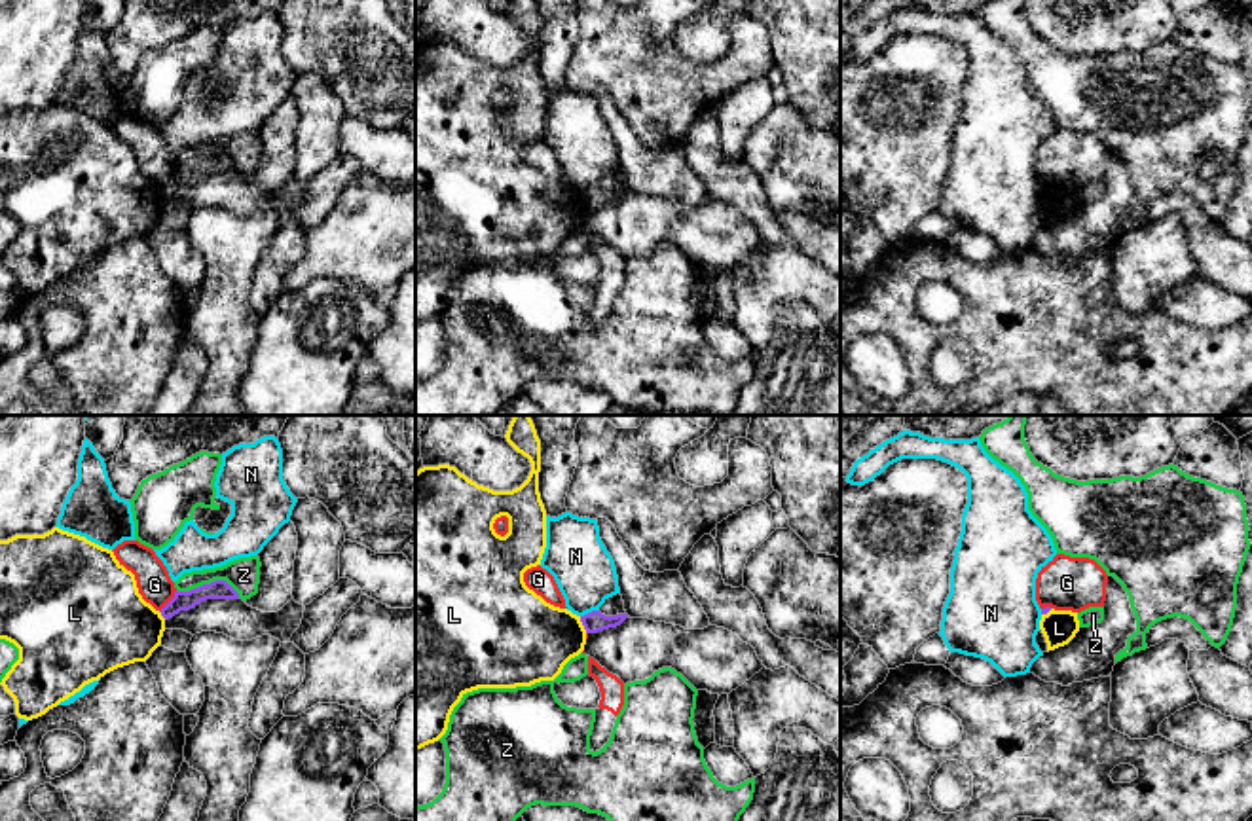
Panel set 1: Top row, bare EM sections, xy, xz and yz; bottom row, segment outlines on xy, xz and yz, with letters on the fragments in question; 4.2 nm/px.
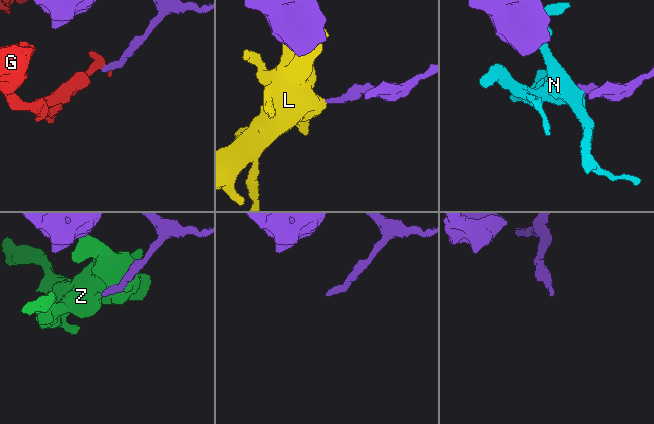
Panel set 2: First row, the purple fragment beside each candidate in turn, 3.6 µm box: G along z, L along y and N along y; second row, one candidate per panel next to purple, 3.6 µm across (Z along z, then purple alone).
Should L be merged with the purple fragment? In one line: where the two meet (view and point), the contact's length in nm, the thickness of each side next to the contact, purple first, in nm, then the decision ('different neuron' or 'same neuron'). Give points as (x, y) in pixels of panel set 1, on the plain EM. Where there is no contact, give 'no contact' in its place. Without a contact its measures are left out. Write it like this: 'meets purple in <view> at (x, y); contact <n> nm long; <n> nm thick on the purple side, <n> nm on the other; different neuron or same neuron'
meets purple in xz at (583, 200); contact 80 nm long; 90 nm thick on the purple side, 360 nm on the other; different neuron

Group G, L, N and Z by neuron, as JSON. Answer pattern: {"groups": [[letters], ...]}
{"groups": [["G"], ["L"], ["N"], ["Z"]]}

